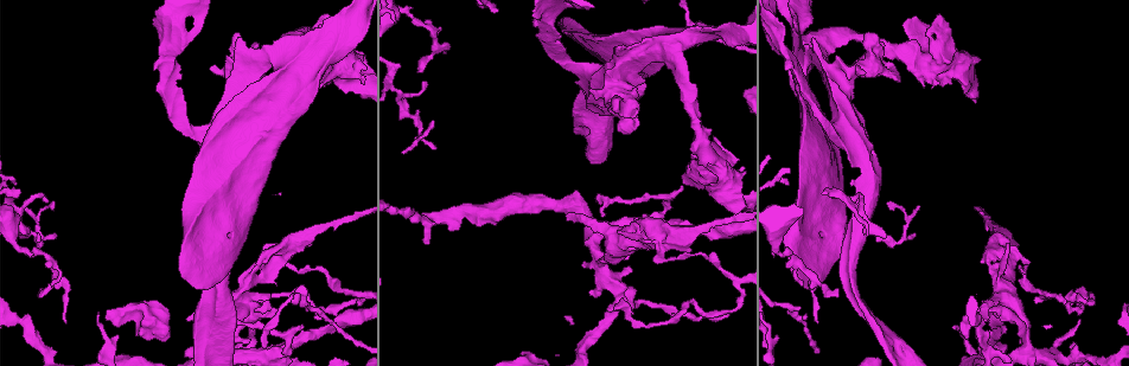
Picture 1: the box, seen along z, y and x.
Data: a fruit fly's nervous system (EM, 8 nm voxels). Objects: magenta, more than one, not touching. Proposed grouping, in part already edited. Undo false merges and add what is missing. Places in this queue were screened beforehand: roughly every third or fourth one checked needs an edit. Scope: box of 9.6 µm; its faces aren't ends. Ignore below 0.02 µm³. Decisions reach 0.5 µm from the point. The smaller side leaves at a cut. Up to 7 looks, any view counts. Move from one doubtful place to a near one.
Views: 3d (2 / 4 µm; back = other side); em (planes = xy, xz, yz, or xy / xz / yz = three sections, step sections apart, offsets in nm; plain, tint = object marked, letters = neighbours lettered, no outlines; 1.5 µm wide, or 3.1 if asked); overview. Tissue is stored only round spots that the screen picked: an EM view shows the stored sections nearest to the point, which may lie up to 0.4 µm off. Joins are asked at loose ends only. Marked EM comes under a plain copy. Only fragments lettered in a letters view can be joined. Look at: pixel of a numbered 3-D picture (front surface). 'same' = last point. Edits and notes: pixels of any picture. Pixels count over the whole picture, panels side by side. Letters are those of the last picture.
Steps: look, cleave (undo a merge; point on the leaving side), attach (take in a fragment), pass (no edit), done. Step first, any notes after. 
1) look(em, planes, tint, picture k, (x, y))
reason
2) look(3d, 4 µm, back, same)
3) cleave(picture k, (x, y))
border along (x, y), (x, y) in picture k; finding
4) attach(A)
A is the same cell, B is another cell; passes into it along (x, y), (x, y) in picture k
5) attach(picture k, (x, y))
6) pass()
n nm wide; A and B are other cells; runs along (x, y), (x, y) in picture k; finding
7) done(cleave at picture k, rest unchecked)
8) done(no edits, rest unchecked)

look(3d, 4 µm, picture 1, (187, 129))
thick turns thin

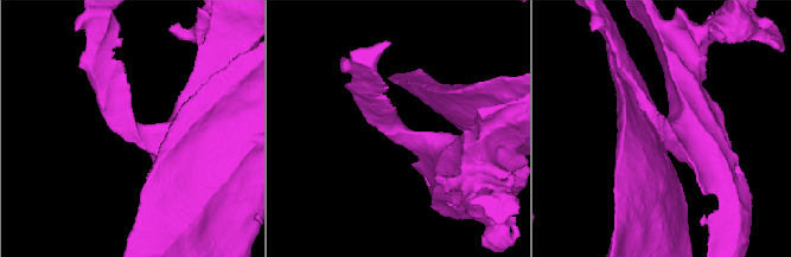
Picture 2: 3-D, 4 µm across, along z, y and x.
look(em, planes, letters, picture 2, (403, 131))
arms of 190, 400 nm; shape alone is not enough

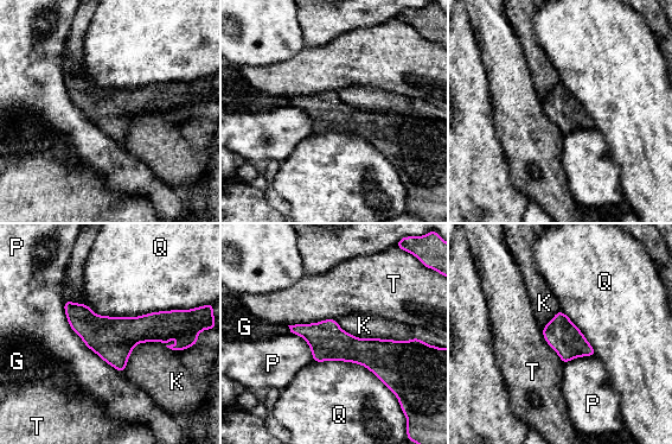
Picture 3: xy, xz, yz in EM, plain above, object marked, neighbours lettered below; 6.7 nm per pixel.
pass()
G, K, P, Q and T are other cells; border along (189, 347), (139, 342), (122, 372) in picture 3; one neuron here

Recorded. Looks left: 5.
look(em, planes, letters, picture 1, (228, 72))
abrupt turn

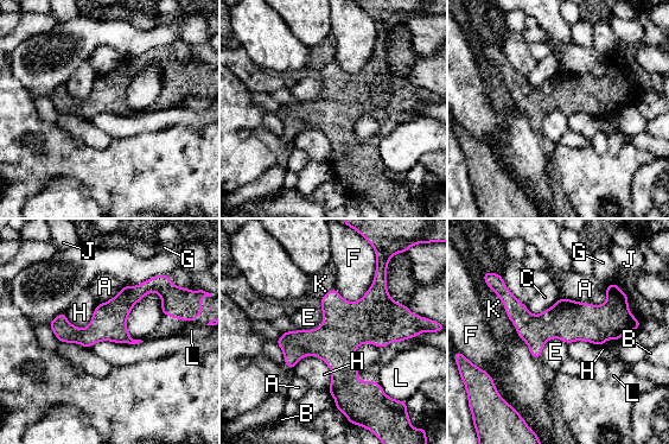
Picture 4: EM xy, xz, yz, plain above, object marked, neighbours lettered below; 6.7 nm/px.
pass()
A, B, C, E, F, G, H, J, K and L are other cells; border along (322, 309), (318, 327), (298, 330) in picture 4; all the same neuron

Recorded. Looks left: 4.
look(em, planes, letters, picture 1, (599, 261))

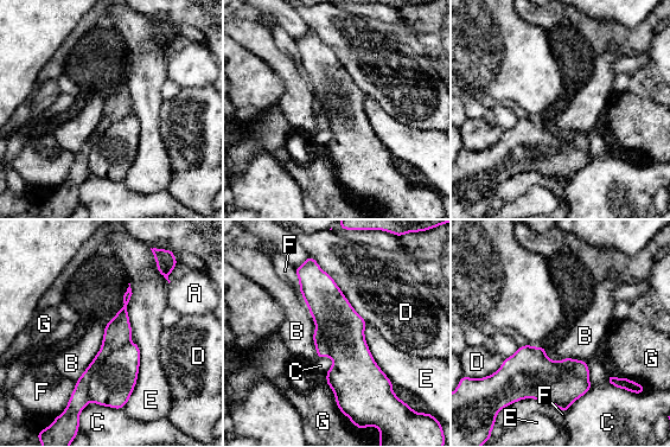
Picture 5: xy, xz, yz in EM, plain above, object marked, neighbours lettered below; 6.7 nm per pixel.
cleave(picture 5, (115, 336))
A, B, C, D, E, F and G are other cells; the part that leaves runs along (128, 293), (83, 398) in picture 5; two neurons meet here

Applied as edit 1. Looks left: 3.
done(cleave at picture 5, rest unchecked)

